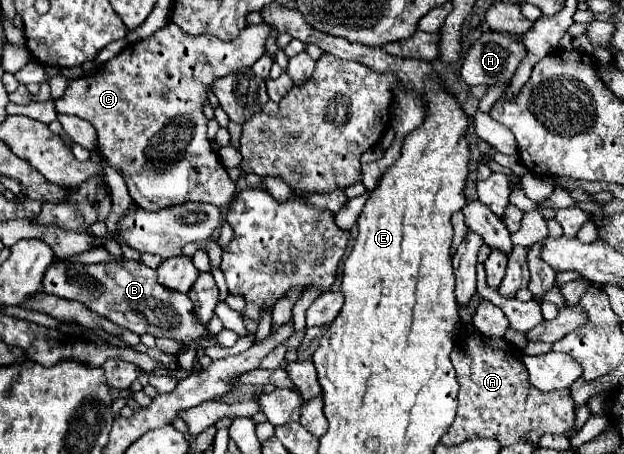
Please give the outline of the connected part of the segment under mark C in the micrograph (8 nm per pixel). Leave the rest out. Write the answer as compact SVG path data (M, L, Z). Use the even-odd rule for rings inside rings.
M166 23L150 37L128 43L122 53L118 53L94 73L68 81L64 95L54 101L54 109L56 113L76 115L94 125L98 135L98 155L110 161L112 167L124 177L130 197L140 209L158 211L160 207L170 207L186 201L202 201L224 207L234 197L236 183L228 177L206 137L208 121L202 113L204 103L208 101L206 93L216 79L236 73L238 69L252 67L252 63L264 55L268 33L270 25L266 23L248 25L244 33L234 41L220 41L214 35L190 37L182 33L174 23Z

